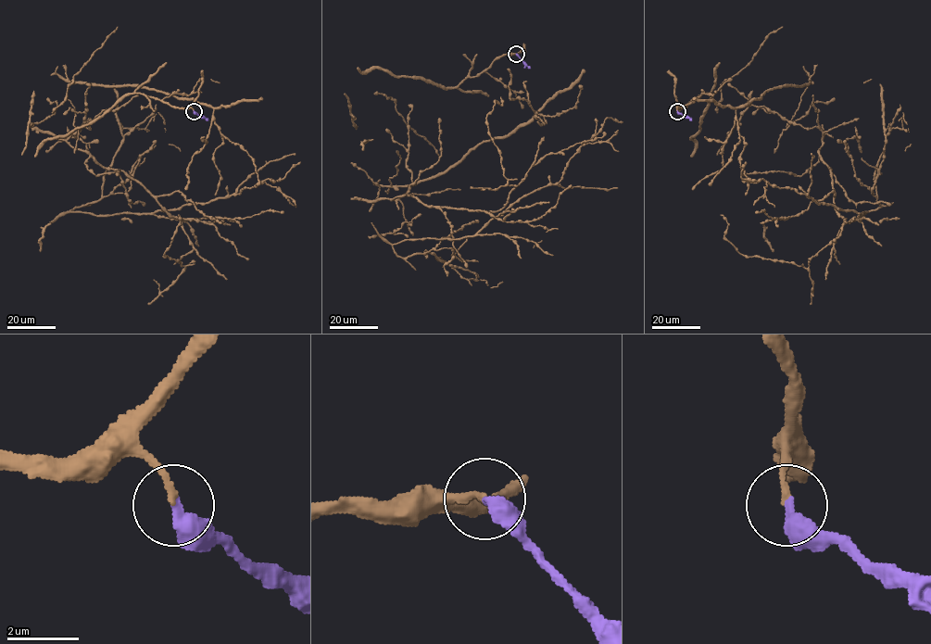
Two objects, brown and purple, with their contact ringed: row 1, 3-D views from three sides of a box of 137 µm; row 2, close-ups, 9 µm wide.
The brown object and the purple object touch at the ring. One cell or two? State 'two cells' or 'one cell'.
one cell

